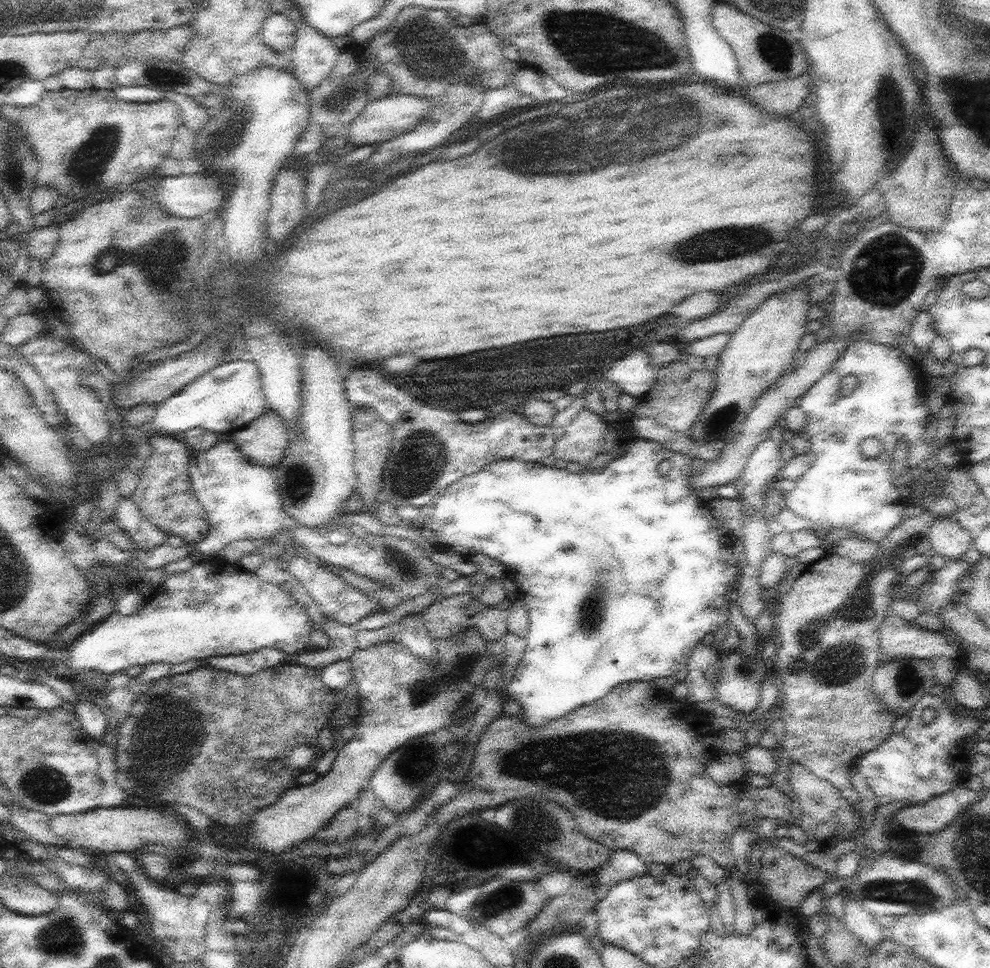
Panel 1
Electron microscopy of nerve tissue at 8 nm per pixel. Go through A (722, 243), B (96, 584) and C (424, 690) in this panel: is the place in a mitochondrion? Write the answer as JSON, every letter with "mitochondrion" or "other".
{"A":"mitochondrion","B":"other","C":"mitochondrion"}

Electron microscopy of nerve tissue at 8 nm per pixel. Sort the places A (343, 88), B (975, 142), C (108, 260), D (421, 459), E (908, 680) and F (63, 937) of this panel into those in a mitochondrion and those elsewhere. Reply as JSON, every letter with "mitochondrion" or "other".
{"A":"mitochondrion","B":"other","C":"mitochondrion","D":"mitochondrion","E":"mitochondrion","F":"mitochondrion"}

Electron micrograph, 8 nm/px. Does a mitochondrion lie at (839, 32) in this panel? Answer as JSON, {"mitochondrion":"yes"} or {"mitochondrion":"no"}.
{"mitochondrion":"no"}

